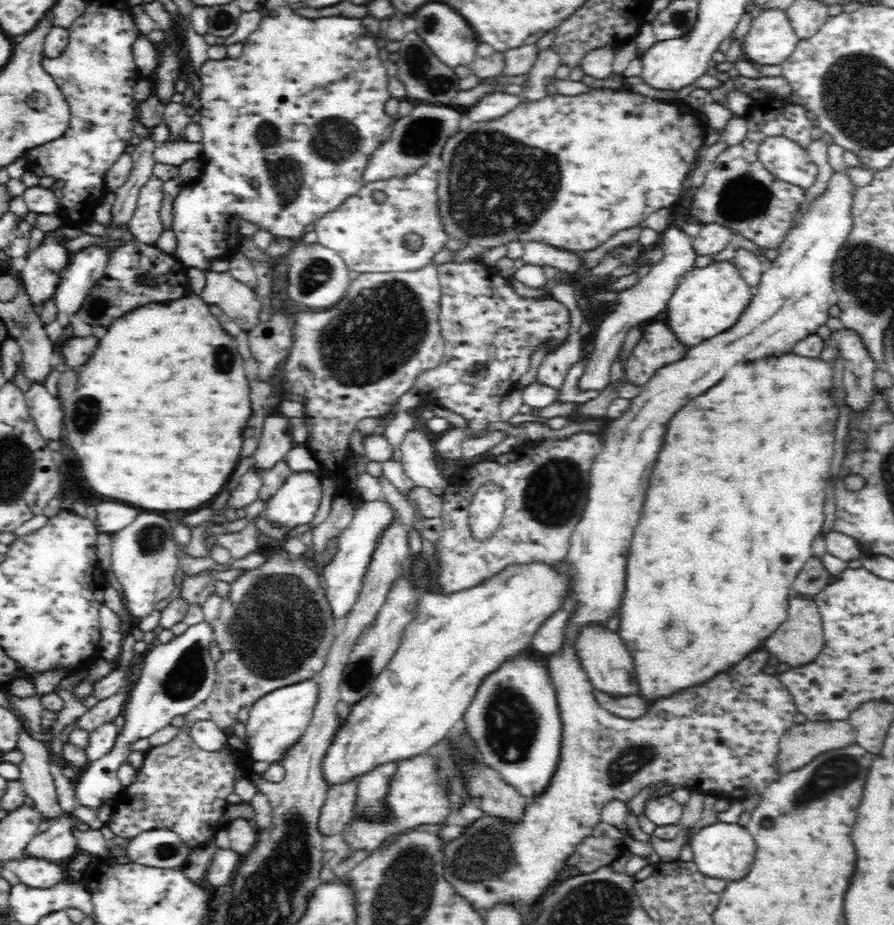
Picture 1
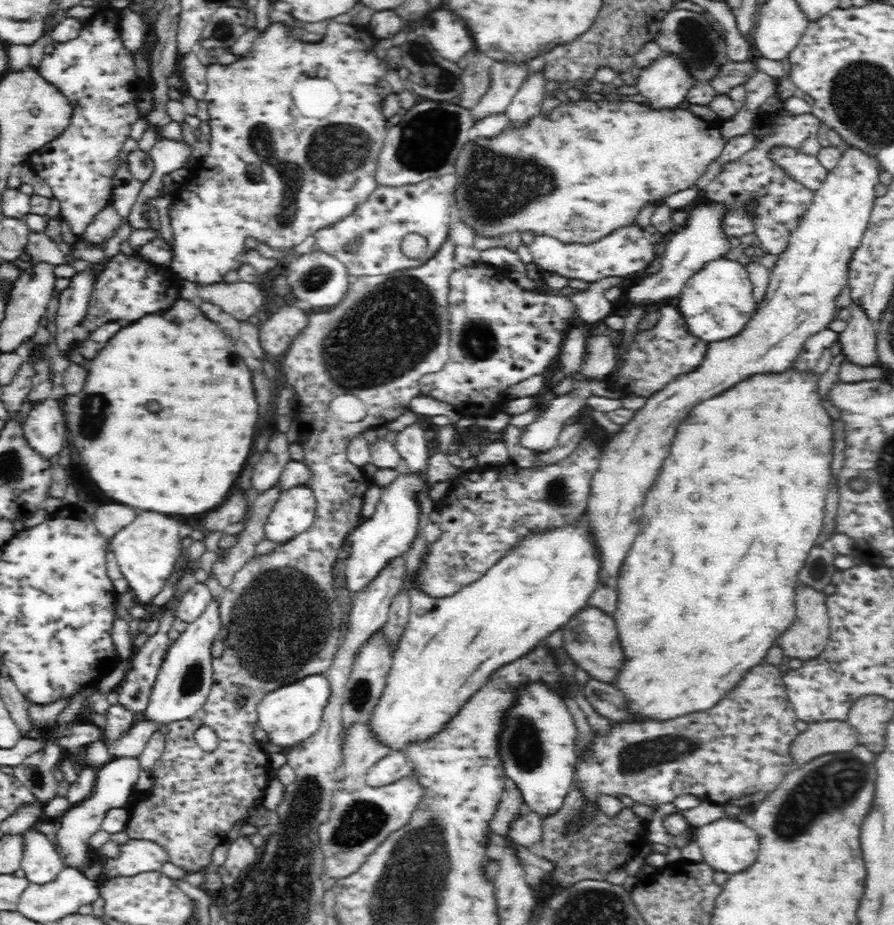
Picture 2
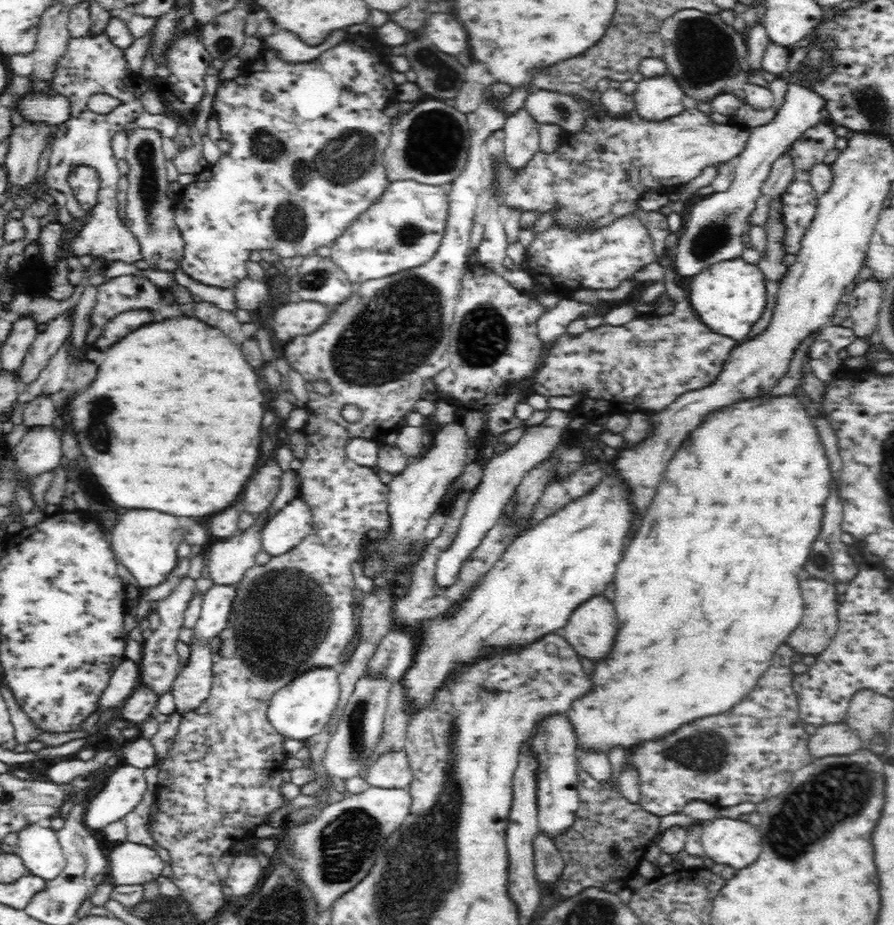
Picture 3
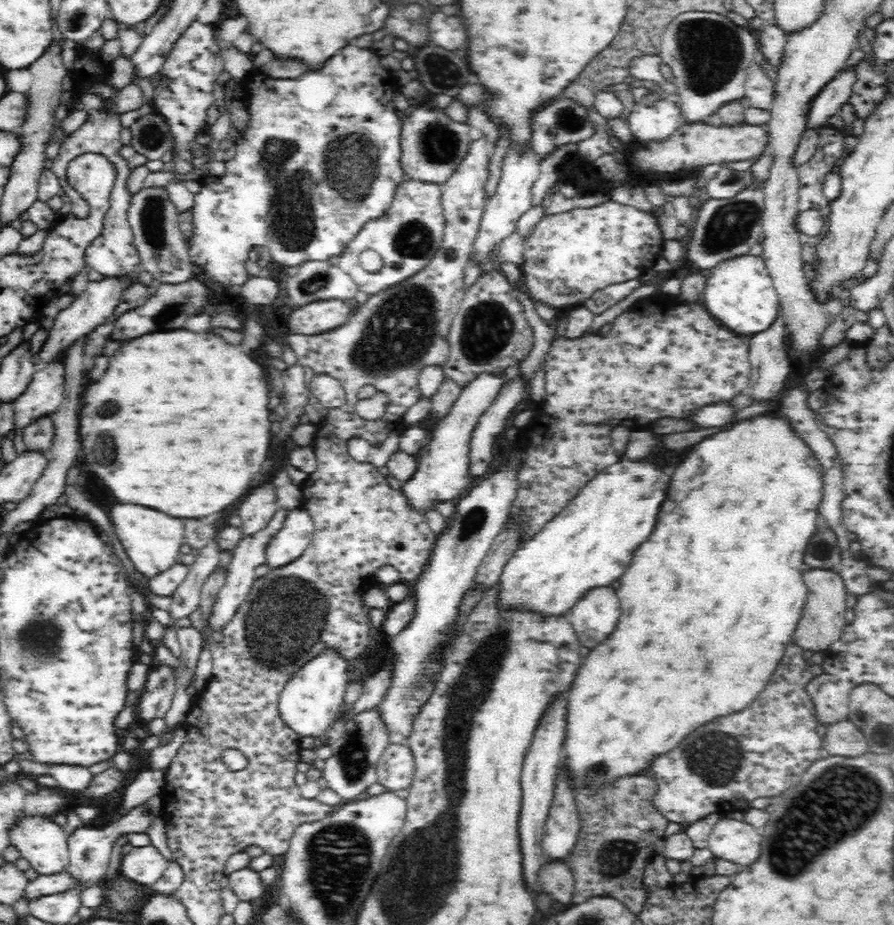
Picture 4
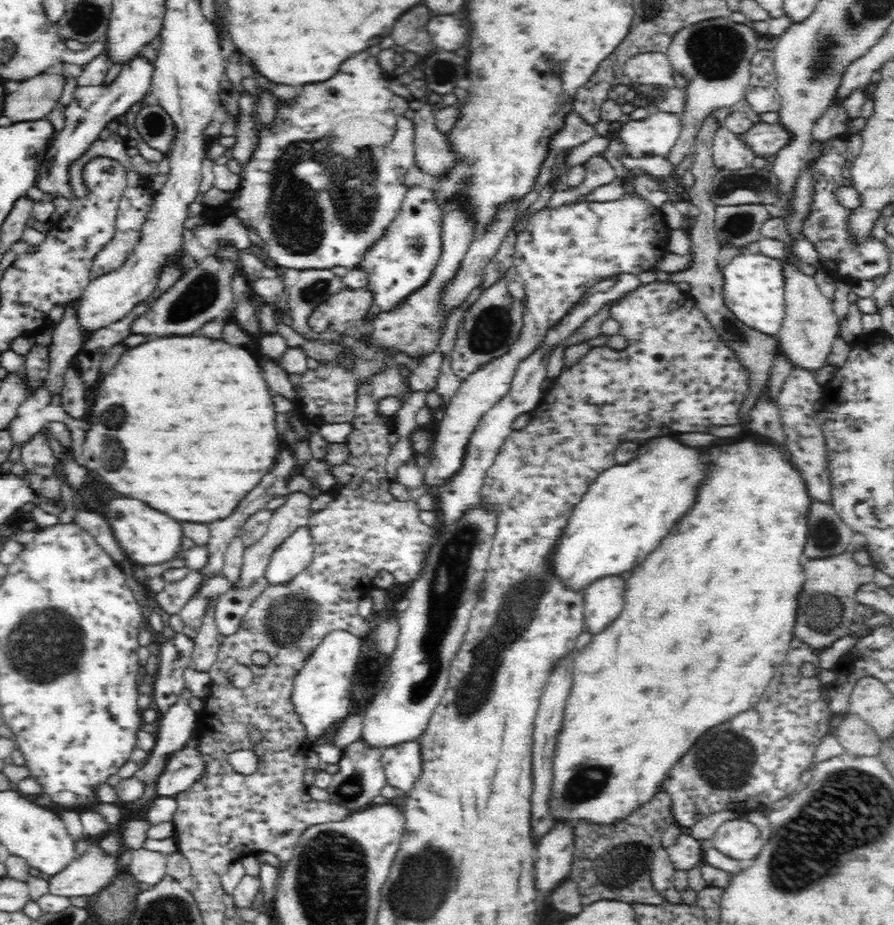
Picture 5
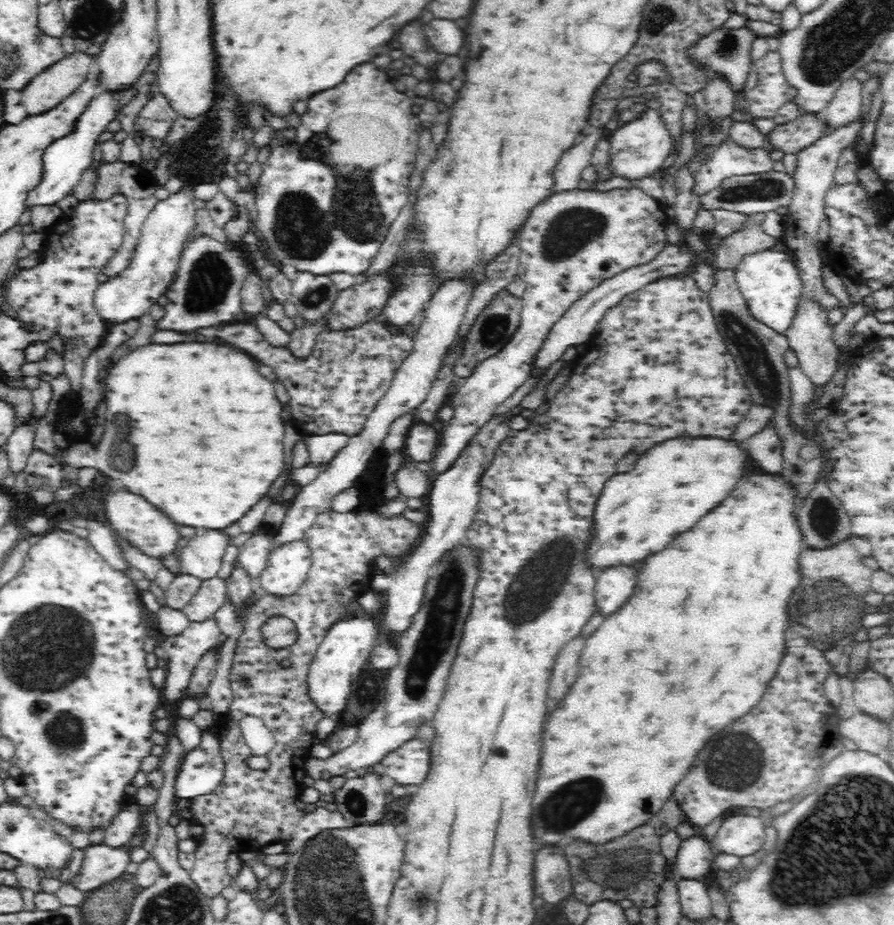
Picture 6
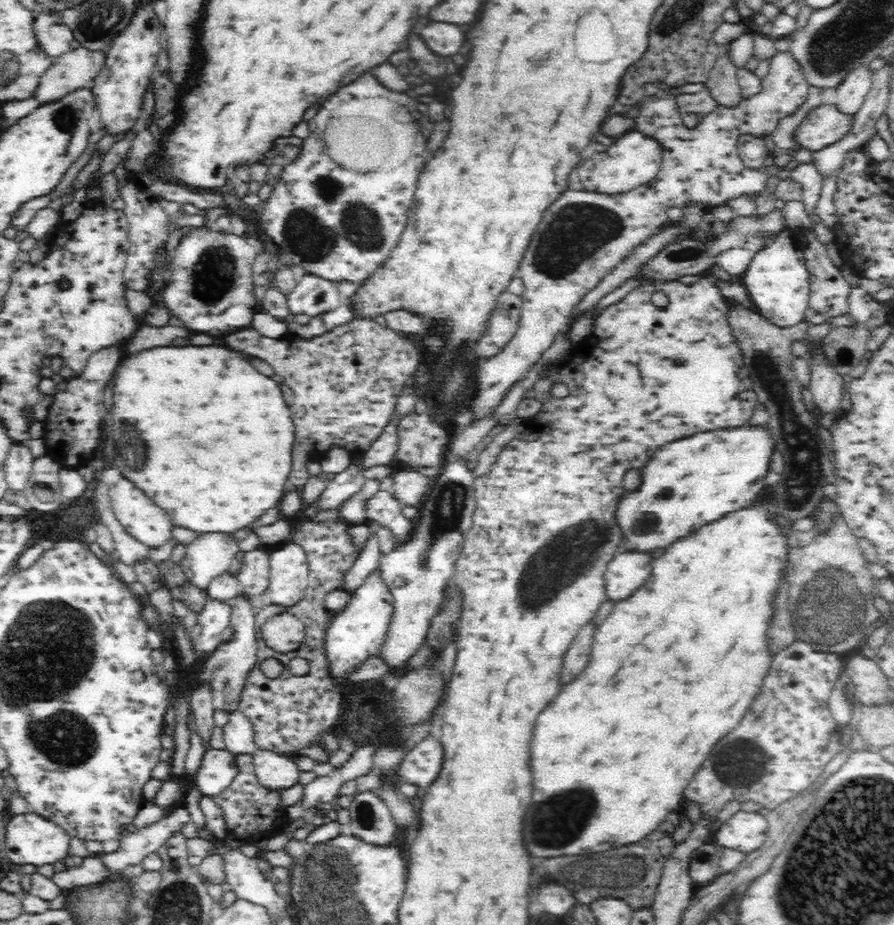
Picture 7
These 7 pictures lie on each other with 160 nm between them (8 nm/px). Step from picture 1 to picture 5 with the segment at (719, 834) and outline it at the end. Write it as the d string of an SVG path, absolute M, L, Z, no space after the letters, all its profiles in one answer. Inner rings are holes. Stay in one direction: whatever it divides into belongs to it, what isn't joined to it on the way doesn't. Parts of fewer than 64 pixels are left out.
M742 816L724 822L711 839L716 850L736 860L754 859L764 846L760 830Z

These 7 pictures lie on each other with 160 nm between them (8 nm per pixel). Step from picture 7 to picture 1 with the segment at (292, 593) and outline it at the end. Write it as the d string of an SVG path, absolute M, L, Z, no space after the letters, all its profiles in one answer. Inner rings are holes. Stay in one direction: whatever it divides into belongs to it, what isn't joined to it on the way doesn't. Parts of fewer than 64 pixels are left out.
M290 474L266 503L262 515L276 528L296 528L310 524L322 499L320 478L313 474Z

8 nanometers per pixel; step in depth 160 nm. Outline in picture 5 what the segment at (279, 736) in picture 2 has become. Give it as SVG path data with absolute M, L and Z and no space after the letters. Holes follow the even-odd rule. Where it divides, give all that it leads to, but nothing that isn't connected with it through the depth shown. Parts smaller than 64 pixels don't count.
M346 629L329 632L311 652L304 668L300 669L294 680L293 702L295 710L306 726L310 741L324 735L332 724L344 720L351 713L350 684L362 652L362 638Z

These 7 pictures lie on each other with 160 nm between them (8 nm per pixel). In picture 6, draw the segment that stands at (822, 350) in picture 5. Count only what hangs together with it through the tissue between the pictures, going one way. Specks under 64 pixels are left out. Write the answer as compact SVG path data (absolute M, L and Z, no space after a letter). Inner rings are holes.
M801 301L792 320L792 326L785 332L789 347L798 356L798 366L810 378L815 388L824 388L830 384L832 376L836 374L838 362L836 361L836 348L832 339L833 328L828 324L828 311L822 310L815 302Z

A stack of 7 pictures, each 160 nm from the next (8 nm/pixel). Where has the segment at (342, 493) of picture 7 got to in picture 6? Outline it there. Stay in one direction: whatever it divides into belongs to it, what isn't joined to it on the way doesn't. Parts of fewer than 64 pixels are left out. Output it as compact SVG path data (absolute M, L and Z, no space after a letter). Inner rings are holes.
M449 281L440 285L440 288L433 292L433 296L423 312L424 320L420 322L415 333L411 336L414 346L412 354L396 370L388 392L382 396L376 410L366 420L364 430L356 438L349 438L348 444L338 452L338 456L328 464L328 468L320 472L318 478L306 486L302 486L291 503L287 504L282 528L280 528L280 532L274 534L274 544L281 545L302 539L303 532L310 528L315 517L331 510L333 499L338 494L358 485L360 476L366 471L367 465L375 459L381 449L382 441L388 436L390 424L404 414L413 414L417 406L426 400L433 380L437 377L442 366L443 357L456 340L473 289L474 287L470 283Z

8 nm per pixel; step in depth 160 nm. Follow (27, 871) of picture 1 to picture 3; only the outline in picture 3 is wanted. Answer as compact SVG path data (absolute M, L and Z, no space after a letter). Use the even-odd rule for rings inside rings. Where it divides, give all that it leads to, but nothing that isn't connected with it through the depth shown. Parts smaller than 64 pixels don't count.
M31 824L17 834L16 853L32 875L54 880L66 868L57 832L46 824Z

